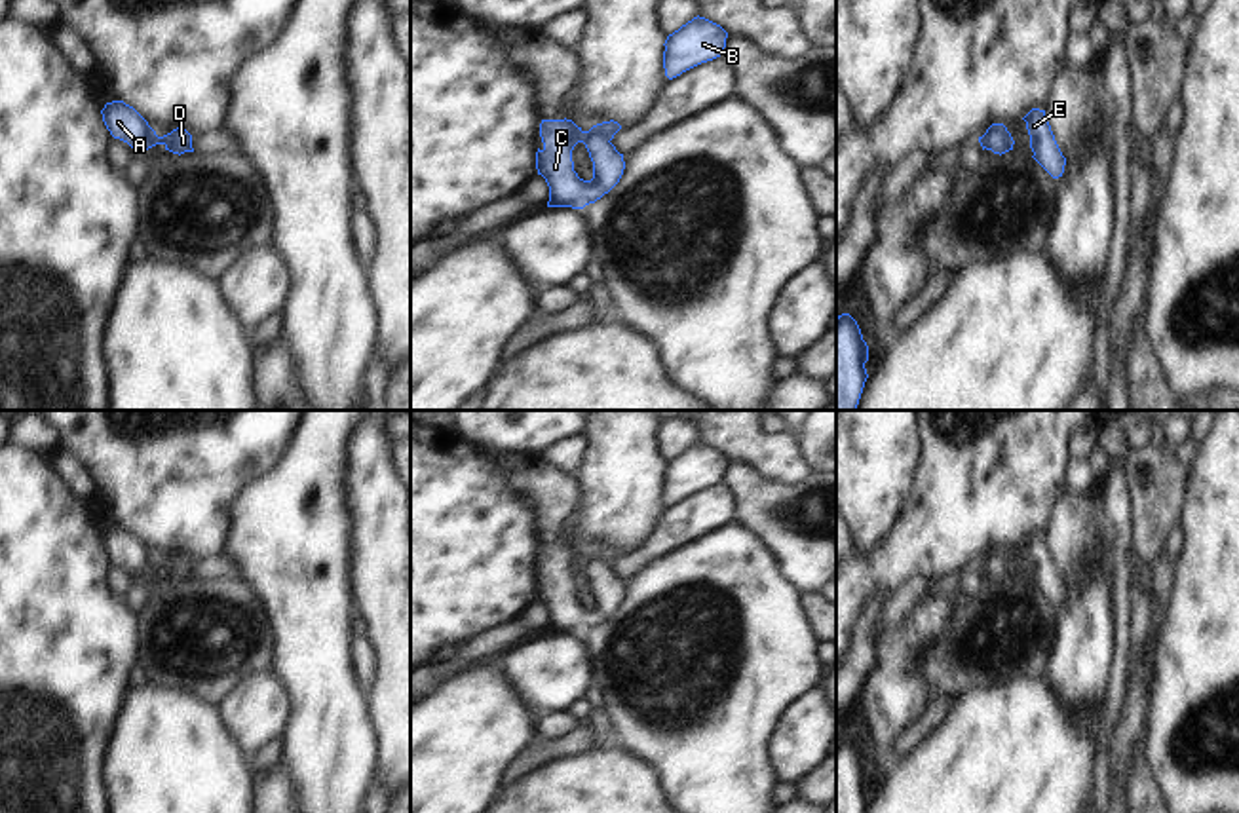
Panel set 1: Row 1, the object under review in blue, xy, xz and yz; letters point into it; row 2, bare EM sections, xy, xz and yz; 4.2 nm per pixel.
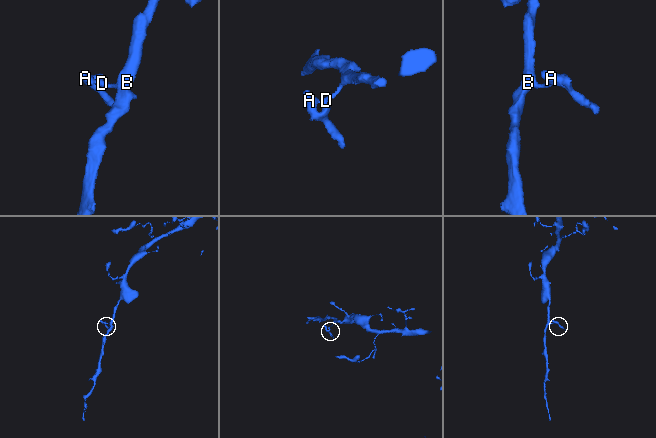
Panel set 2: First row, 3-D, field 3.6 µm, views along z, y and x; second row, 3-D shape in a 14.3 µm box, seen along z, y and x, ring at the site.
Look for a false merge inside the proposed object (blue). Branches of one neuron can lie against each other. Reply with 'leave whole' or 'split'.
split

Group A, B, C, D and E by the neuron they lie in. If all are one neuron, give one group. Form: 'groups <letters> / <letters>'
groups A C E / B D

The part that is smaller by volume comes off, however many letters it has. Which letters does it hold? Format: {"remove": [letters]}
{"remove": ["A", "C", "E"]}

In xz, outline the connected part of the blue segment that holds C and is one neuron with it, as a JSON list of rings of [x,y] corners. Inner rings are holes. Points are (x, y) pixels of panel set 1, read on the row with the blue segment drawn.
[[[542,120],[540,123],[540,137],[543,142],[543,148],[536,152],[536,169],[538,175],[542,175],[549,186],[549,201],[547,207],[572,207],[572,209],[583,209],[589,203],[595,203],[604,194],[608,194],[621,179],[625,161],[623,154],[616,150],[616,146],[610,141],[604,141],[602,137],[583,131],[578,127],[572,120]],[[578,142],[583,142],[589,158],[593,161],[593,179],[583,180],[574,171],[572,161],[572,150]]]

